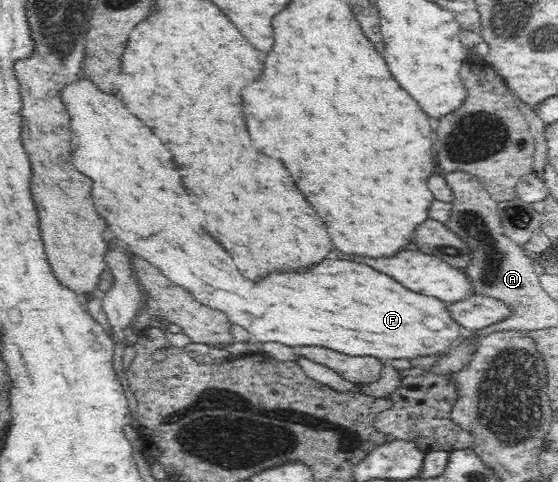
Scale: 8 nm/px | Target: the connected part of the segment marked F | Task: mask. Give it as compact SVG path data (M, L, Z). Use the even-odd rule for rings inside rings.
M76 79L74 83L68 83L62 89L60 99L64 105L68 105L66 111L70 115L72 163L80 173L94 181L94 207L106 219L106 223L112 225L110 229L116 238L122 239L132 255L150 262L164 277L184 286L204 305L224 312L232 324L244 327L256 341L276 341L290 347L318 345L342 351L346 355L372 355L389 362L393 359L411 361L420 356L448 351L465 332L441 298L414 293L392 277L354 261L324 259L306 273L284 271L266 273L262 281L242 279L240 271L230 261L230 255L220 247L212 247L212 237L202 227L198 227L194 221L190 221L190 225L182 225L178 221L178 203L190 201L190 195L182 187L174 161L170 161L170 151L160 143L150 127L130 115L118 97L100 91L90 79Z

